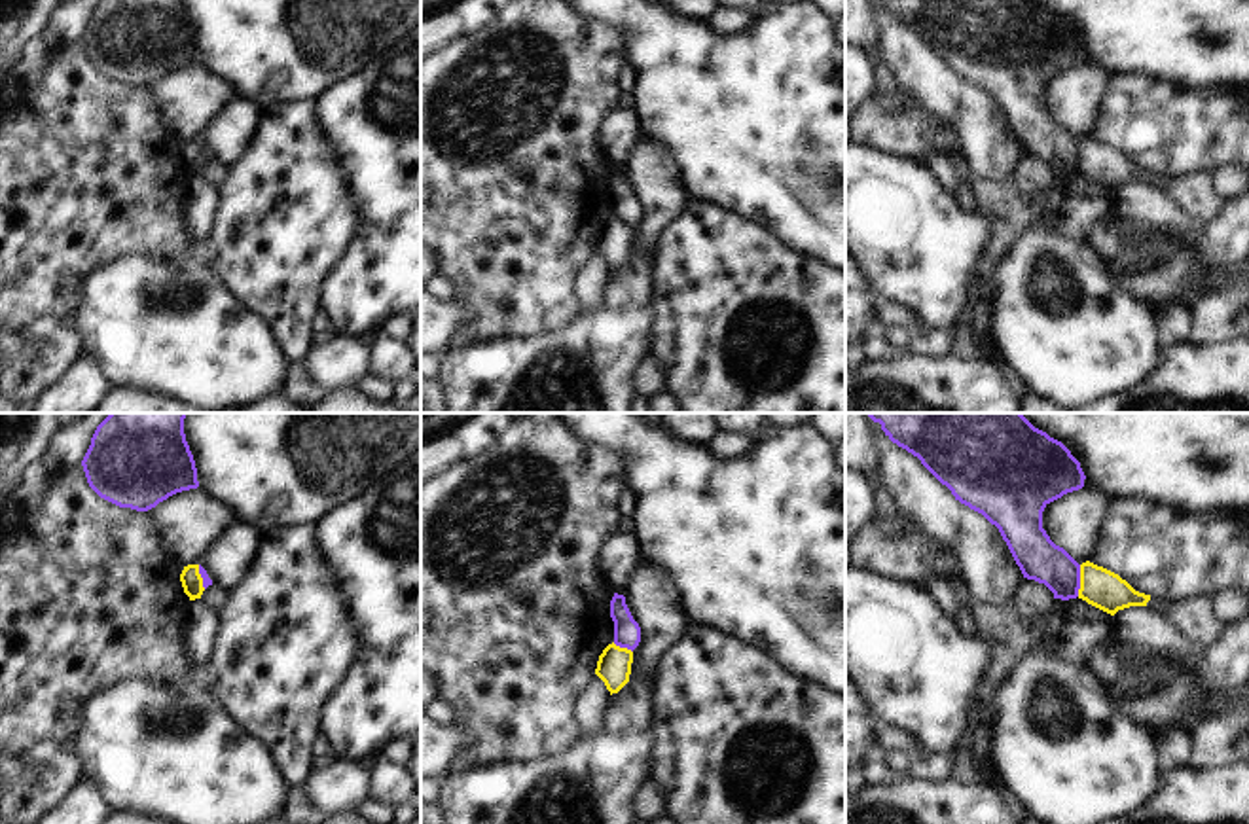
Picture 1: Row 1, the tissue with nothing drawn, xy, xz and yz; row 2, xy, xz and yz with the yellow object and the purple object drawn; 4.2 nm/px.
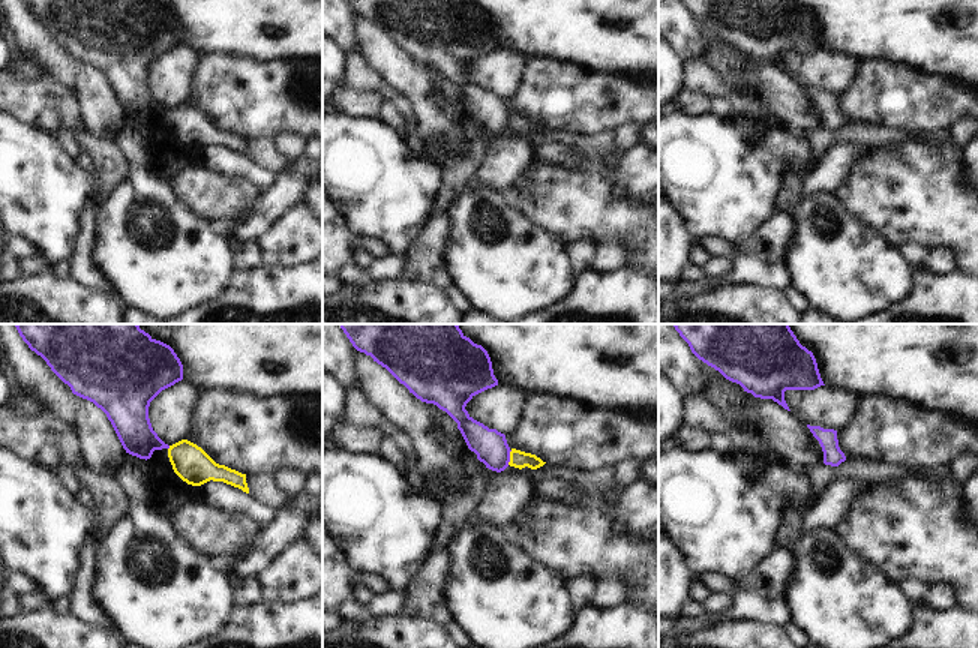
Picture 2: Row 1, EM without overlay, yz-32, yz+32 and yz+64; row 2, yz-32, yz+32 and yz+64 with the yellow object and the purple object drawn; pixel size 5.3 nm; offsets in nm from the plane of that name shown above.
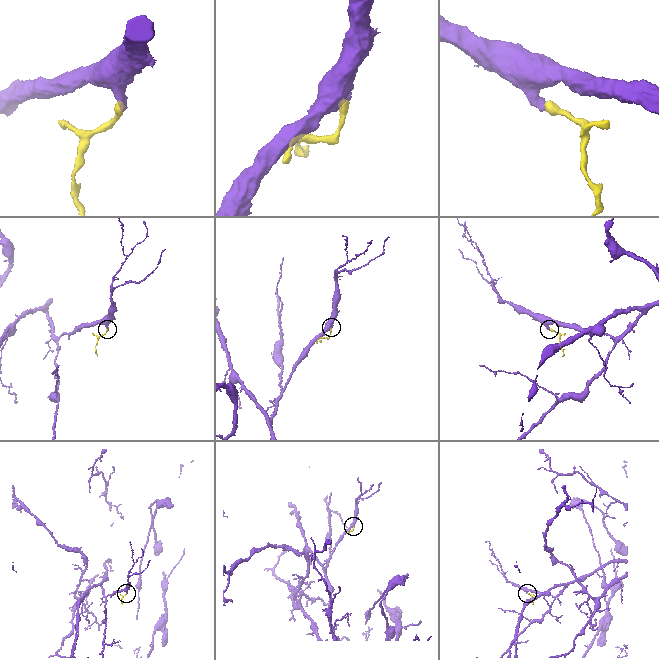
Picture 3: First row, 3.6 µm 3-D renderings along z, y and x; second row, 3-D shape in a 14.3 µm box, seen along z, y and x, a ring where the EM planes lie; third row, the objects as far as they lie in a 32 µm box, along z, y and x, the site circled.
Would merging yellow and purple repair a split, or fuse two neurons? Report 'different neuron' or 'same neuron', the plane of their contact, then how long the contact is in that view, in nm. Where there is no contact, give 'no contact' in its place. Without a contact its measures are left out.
different neuron | yz | 140 nm

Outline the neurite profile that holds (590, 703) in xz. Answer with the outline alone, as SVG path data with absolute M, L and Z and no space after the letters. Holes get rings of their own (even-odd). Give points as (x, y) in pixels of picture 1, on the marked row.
M597 674L591 676L572 701L572 718L580 733L591 735L599 729L608 699L605 682Z

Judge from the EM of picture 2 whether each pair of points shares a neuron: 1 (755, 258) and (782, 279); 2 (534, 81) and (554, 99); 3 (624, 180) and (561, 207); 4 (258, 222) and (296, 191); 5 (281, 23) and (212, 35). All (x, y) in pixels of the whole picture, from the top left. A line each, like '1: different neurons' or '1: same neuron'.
1: same neuron
2: same neuron
3: different neurons
4: same neuron
5: same neuron

